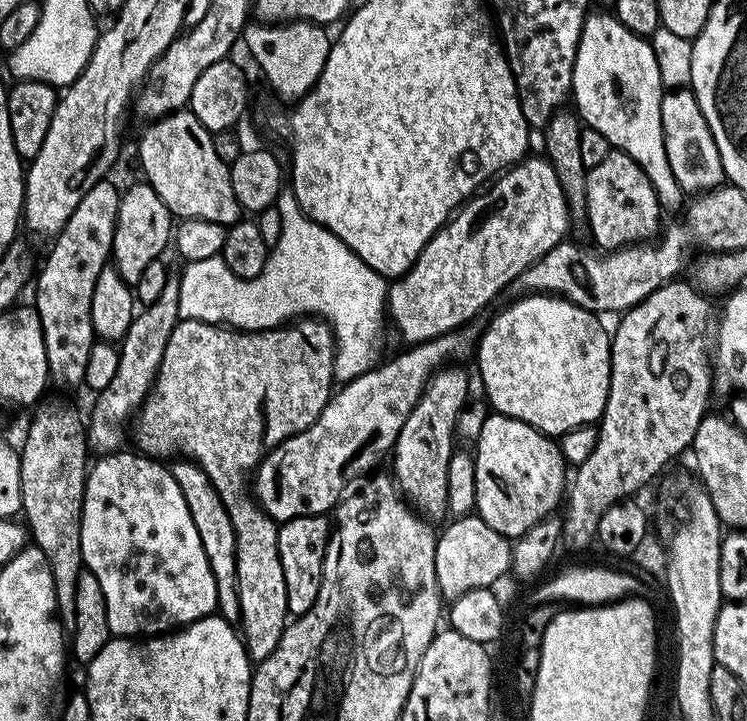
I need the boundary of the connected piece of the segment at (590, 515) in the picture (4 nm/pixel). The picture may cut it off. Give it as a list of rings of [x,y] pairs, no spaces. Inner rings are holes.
[[[677,278],[670,284],[663,284],[654,294],[647,296],[642,302],[638,302],[633,308],[628,309],[619,317],[620,325],[617,326],[616,332],[611,333],[612,342],[612,369],[610,370],[610,390],[606,398],[604,414],[598,421],[600,433],[598,434],[598,446],[594,446],[594,451],[590,453],[590,458],[582,462],[575,469],[576,477],[571,477],[570,487],[566,492],[566,504],[568,500],[568,509],[562,512],[562,523],[564,525],[564,535],[562,537],[563,547],[566,549],[573,548],[574,551],[580,552],[583,548],[588,548],[596,540],[596,531],[598,522],[602,522],[602,514],[610,510],[619,500],[627,500],[635,497],[639,488],[644,488],[675,456],[680,456],[689,451],[692,446],[694,434],[698,434],[698,426],[702,418],[709,411],[708,399],[714,396],[714,368],[710,363],[710,328],[708,332],[708,319],[712,316],[712,304],[704,297],[705,293],[697,288],[695,283],[687,282],[683,284],[683,279]]]

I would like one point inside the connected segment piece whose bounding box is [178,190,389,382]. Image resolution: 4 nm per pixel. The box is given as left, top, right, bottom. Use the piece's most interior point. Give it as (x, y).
(310, 273)

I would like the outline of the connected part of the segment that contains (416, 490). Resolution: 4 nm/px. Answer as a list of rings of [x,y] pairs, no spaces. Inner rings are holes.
[[[445,366],[429,378],[424,397],[417,402],[414,410],[410,410],[410,418],[406,418],[406,426],[402,426],[390,456],[390,472],[397,488],[421,516],[432,522],[443,521],[448,512],[446,474],[454,451],[452,435],[456,432],[460,411],[468,400],[468,376],[460,368],[463,367]]]

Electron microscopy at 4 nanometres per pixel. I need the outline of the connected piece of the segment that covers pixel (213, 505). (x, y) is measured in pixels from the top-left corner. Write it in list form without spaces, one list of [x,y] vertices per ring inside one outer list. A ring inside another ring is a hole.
[[[187,458],[177,459],[176,462],[176,465],[171,465],[170,471],[174,482],[178,482],[178,490],[182,490],[182,498],[186,498],[186,506],[190,510],[190,518],[194,518],[198,538],[202,538],[202,550],[206,550],[210,570],[214,570],[214,582],[218,586],[216,607],[219,615],[226,620],[239,621],[240,603],[236,593],[236,539],[234,526],[230,522],[230,514],[222,498],[218,498],[214,486],[198,465]]]

